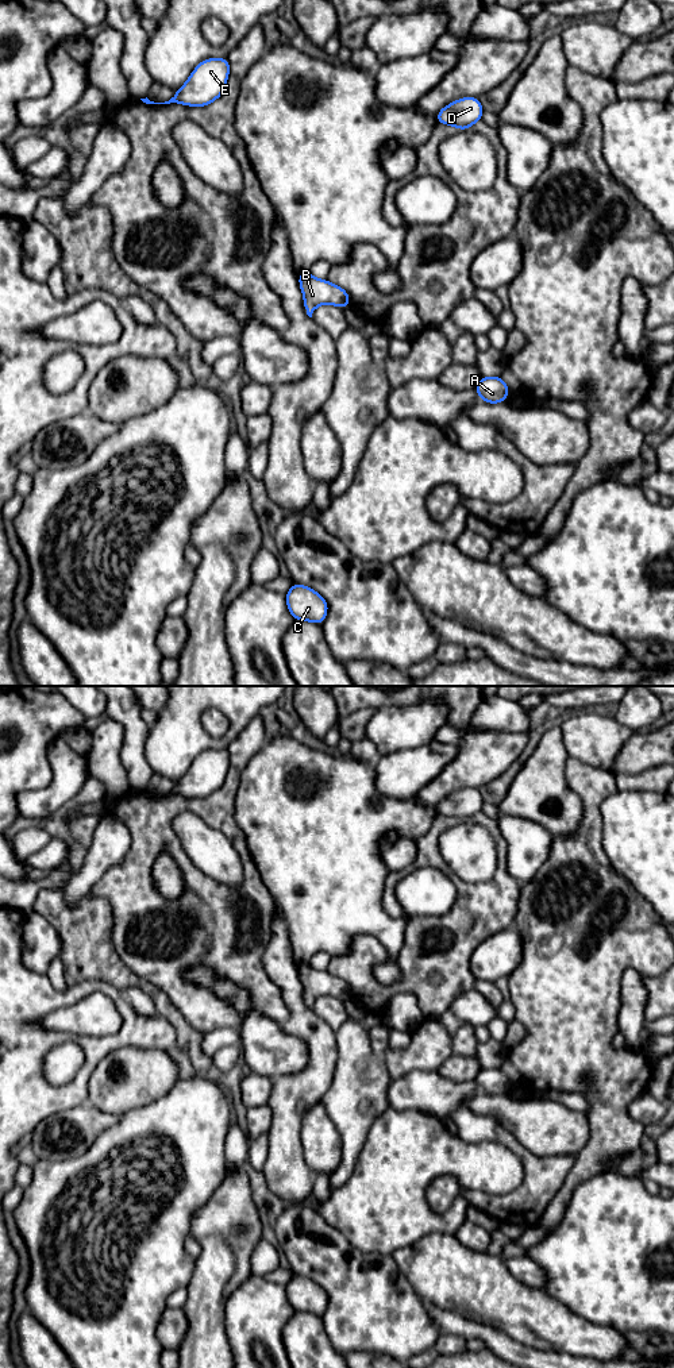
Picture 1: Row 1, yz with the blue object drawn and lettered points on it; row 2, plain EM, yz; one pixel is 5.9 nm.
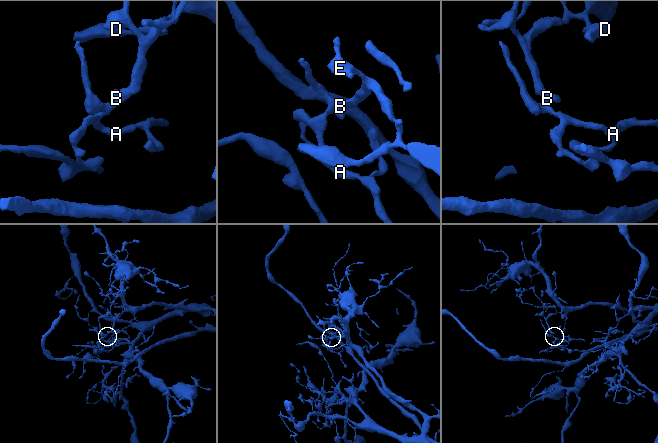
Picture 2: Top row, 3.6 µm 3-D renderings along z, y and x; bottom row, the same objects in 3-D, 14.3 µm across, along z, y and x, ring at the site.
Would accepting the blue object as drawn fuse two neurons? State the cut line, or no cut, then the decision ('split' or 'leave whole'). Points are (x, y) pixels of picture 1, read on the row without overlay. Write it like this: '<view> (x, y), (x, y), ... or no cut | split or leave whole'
no cut | leave whole

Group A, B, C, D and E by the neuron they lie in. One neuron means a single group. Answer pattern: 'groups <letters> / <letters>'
groups A B C D E

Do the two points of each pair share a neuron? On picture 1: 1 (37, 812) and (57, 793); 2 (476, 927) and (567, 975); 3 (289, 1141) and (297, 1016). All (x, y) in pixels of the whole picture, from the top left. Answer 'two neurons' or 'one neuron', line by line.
1: one neuron
2: one neuron
3: one neuron

